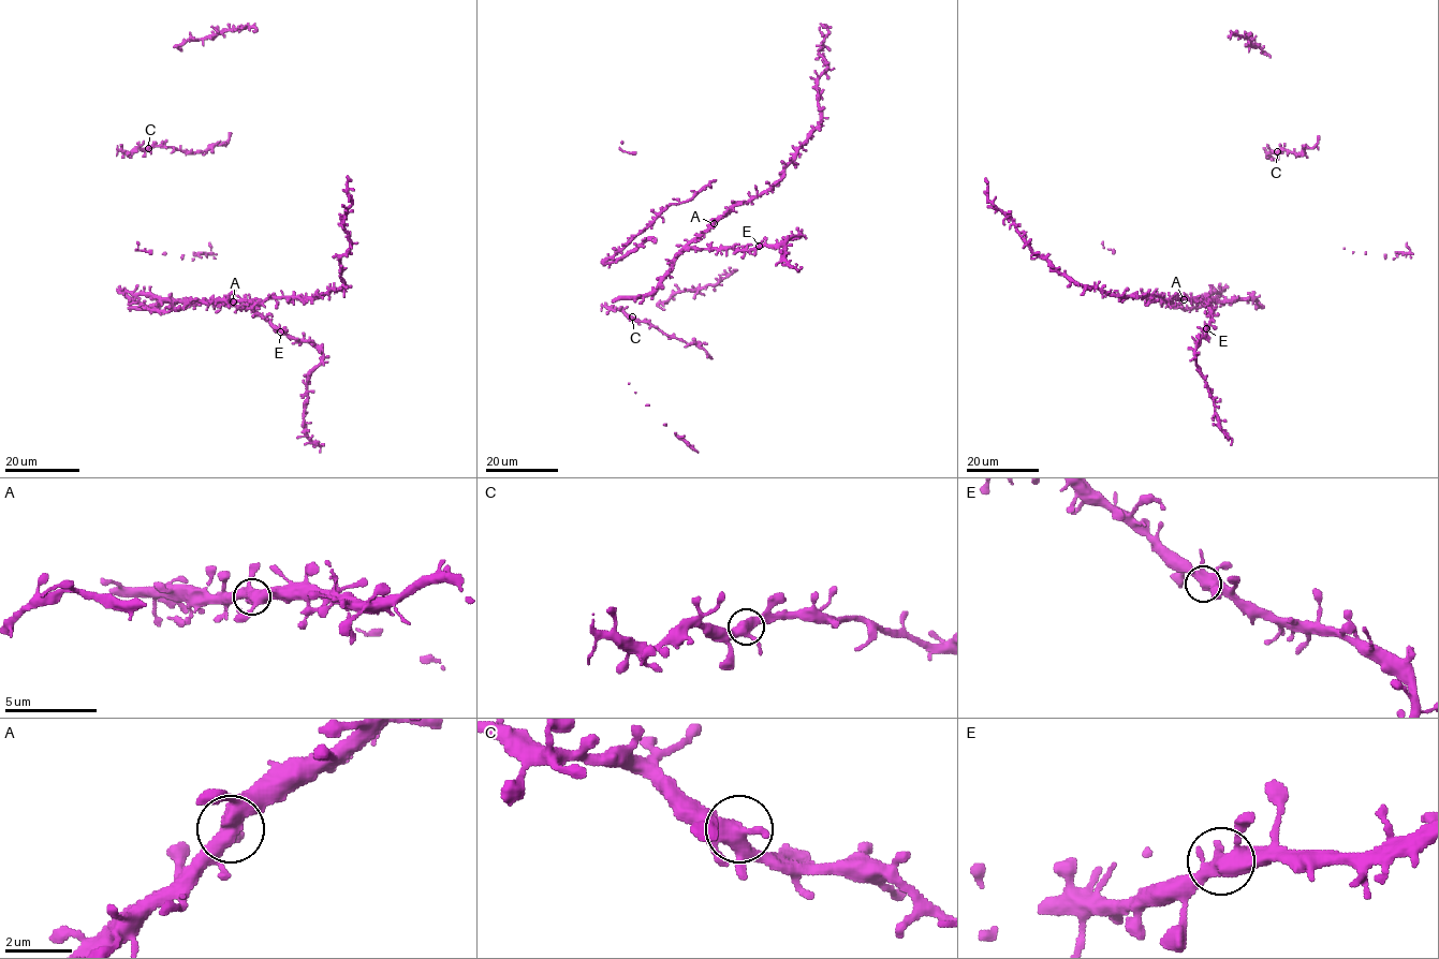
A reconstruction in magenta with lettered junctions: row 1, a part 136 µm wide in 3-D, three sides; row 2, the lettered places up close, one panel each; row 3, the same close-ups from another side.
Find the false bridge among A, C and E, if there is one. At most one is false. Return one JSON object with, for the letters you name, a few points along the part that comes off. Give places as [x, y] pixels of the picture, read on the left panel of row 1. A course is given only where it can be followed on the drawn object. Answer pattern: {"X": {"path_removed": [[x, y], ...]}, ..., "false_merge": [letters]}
{"false_merge": []}

